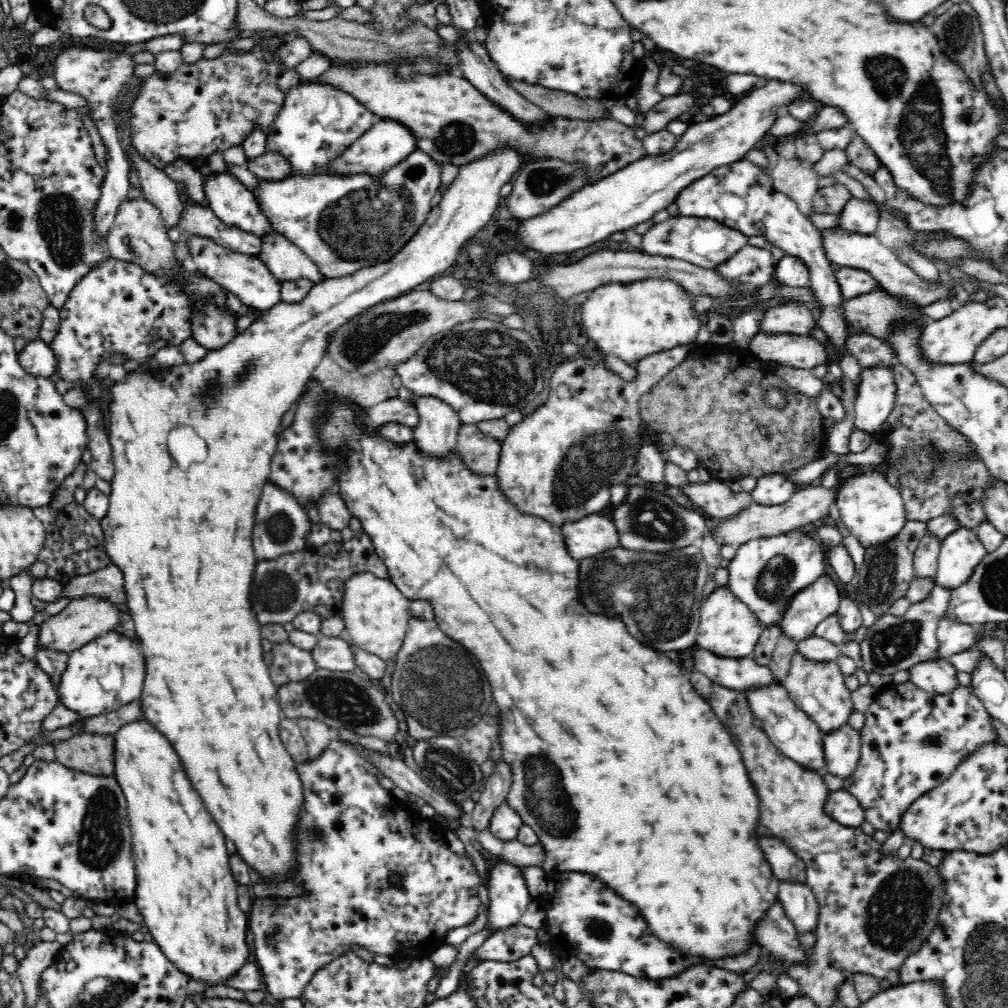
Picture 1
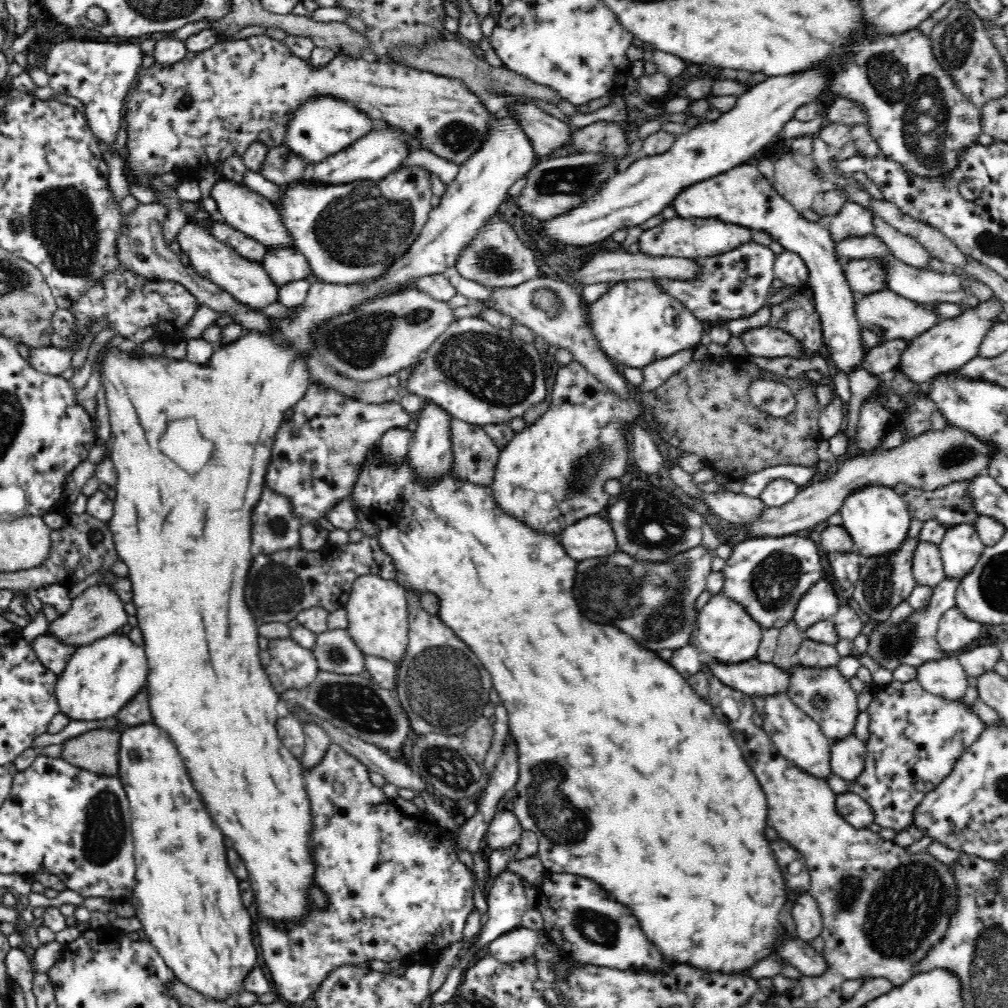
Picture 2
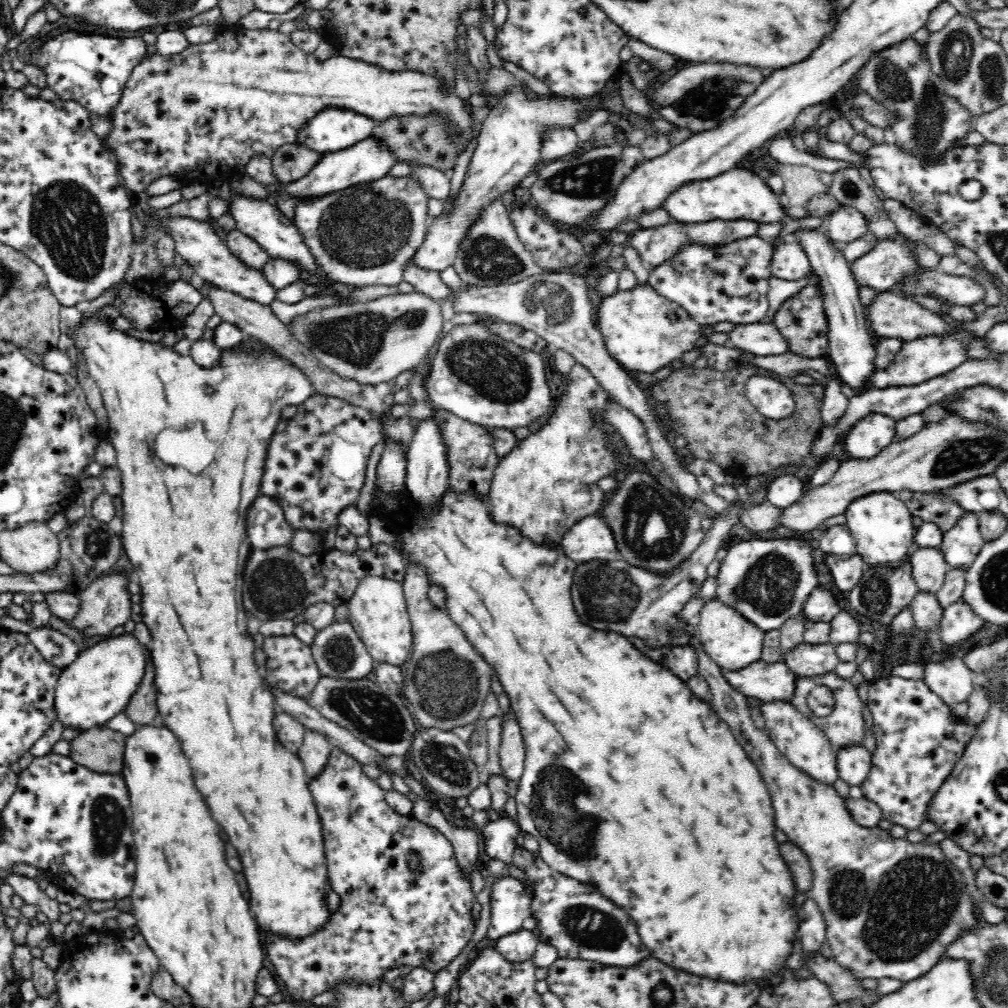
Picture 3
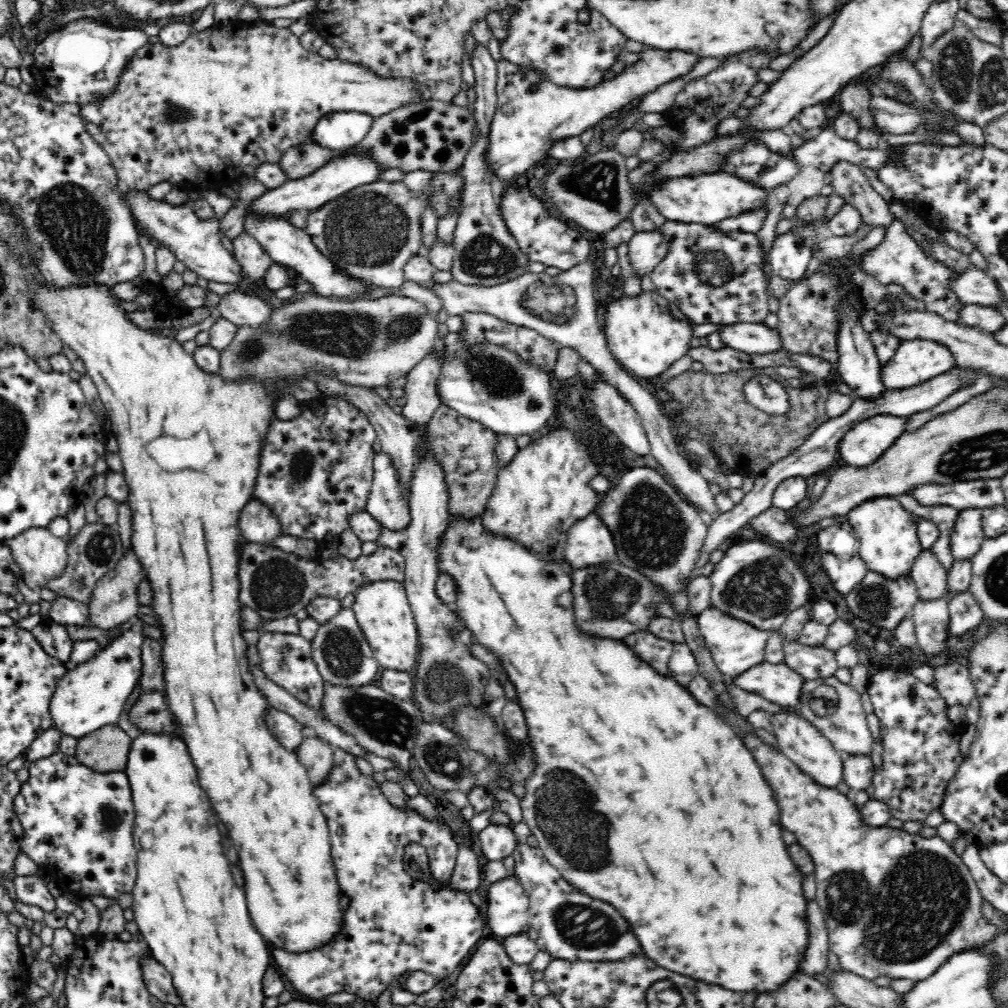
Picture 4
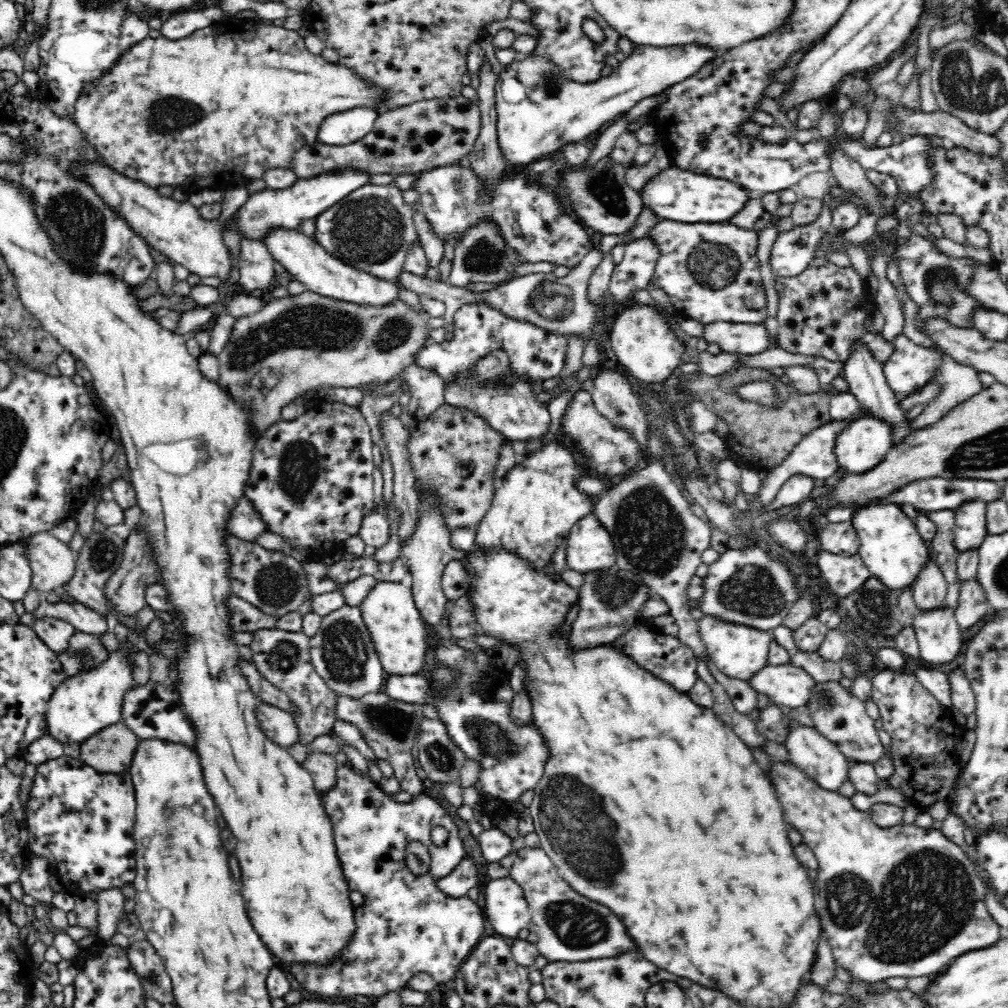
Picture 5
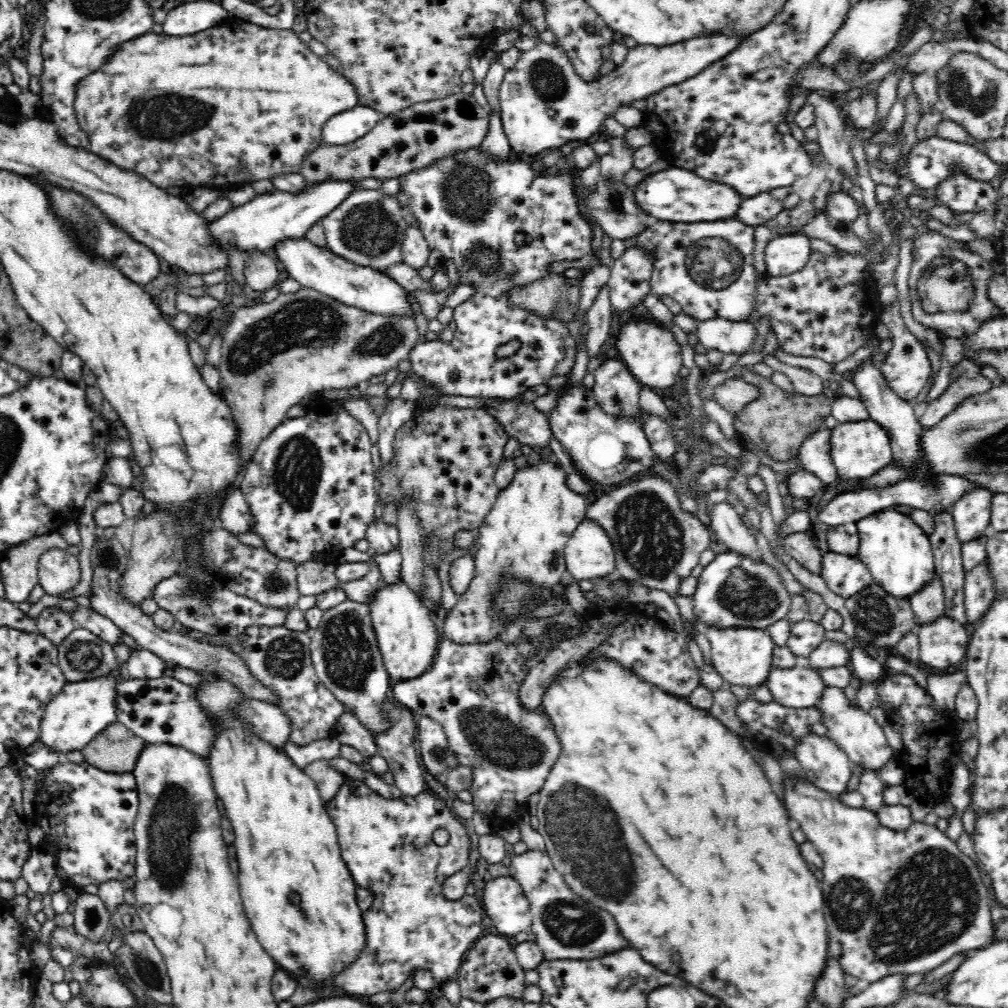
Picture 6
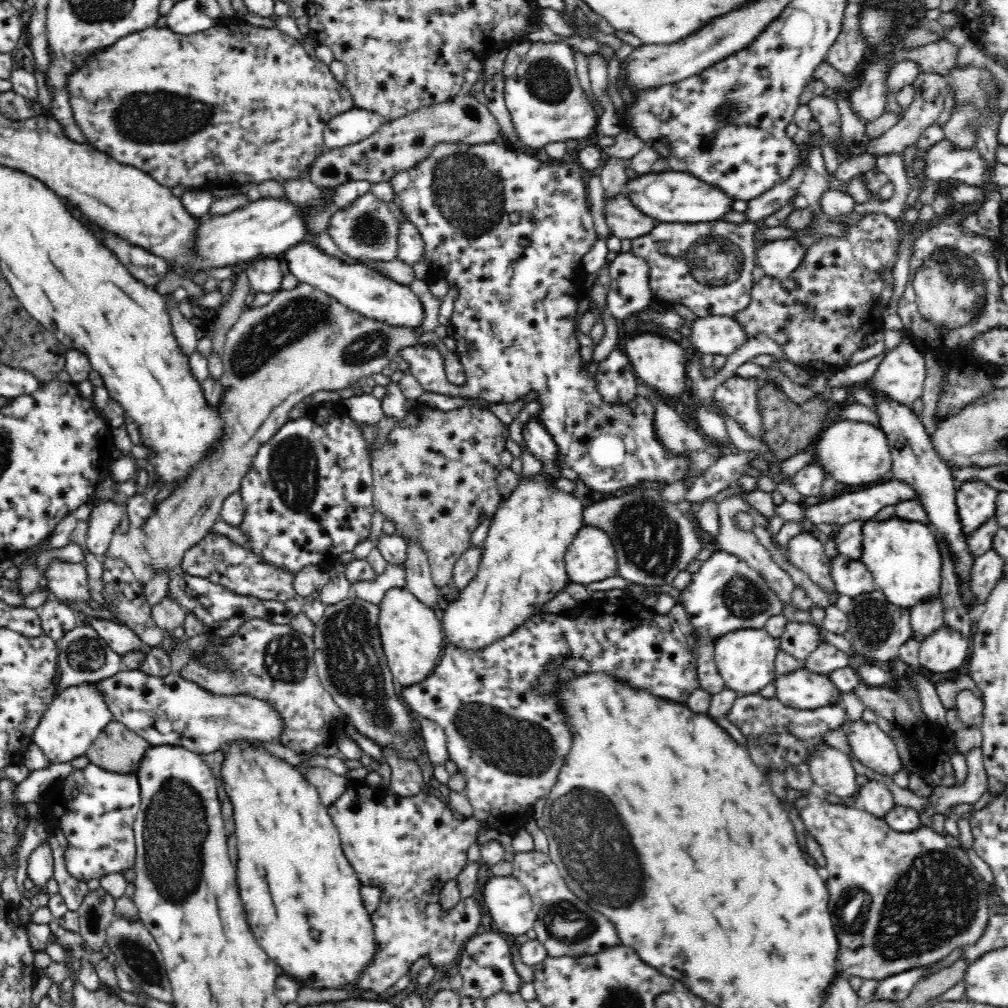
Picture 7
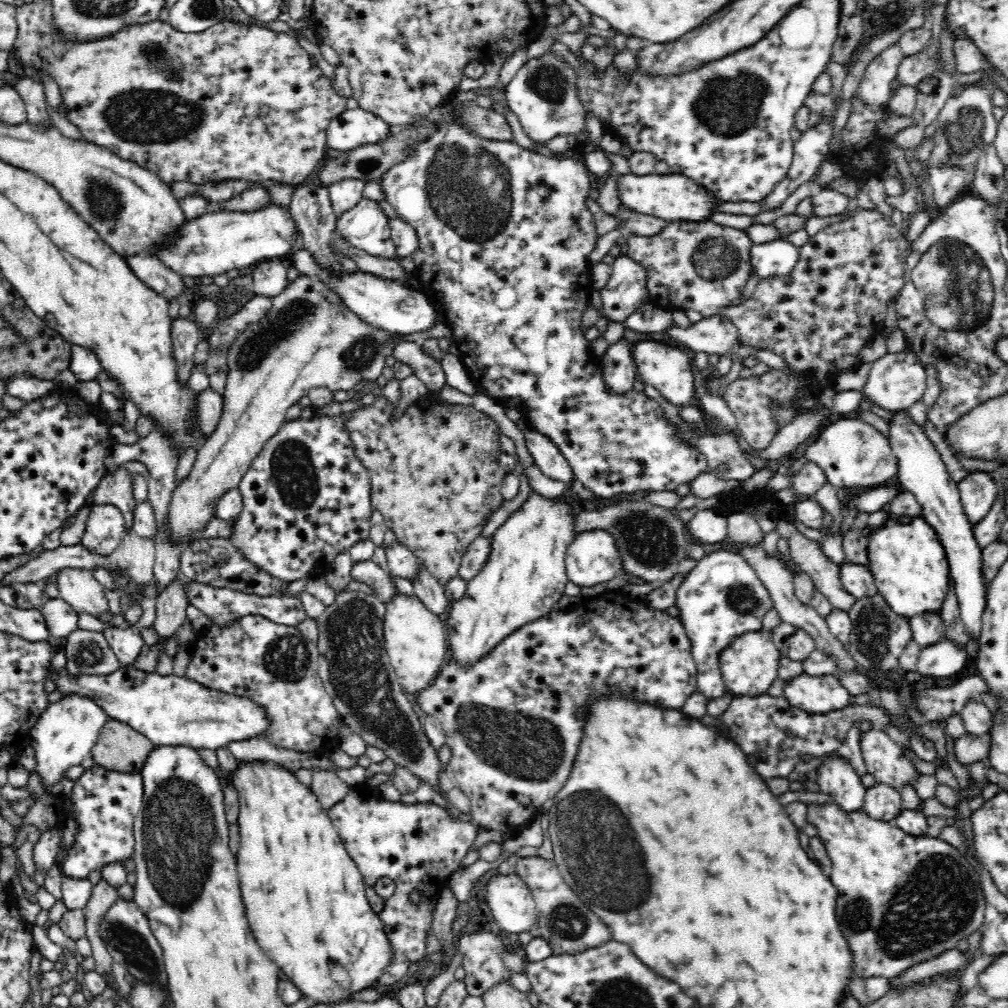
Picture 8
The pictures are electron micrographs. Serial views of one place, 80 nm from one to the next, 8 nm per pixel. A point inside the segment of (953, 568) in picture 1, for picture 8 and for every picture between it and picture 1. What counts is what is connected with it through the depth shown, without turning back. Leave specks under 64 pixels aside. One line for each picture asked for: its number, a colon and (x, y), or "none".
2: (961, 548)
3: (961, 544)
4: (966, 539)
5: (970, 530)
6: (971, 513)
7: (975, 501)
8: (977, 491)

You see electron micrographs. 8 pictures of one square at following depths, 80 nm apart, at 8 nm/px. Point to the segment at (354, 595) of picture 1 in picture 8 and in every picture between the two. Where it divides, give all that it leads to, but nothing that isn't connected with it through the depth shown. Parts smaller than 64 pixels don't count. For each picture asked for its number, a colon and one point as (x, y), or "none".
2: (377, 609)
3: (378, 609)
4: (381, 608)
5: (401, 640)
6: (404, 629)
7: (411, 634)
8: (415, 639)

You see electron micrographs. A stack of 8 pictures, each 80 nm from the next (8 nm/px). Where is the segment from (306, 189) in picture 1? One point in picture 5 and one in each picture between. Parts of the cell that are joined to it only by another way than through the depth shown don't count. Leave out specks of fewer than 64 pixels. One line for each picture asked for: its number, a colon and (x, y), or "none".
2: (348, 232)
3: (361, 236)
4: (369, 233)
5: (372, 229)

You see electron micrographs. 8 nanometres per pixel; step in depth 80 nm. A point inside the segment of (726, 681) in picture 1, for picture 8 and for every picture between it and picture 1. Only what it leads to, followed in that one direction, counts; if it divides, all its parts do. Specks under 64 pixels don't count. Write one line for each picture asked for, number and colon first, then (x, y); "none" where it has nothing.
2: (751, 677)
3: (762, 680)
4: (776, 682)
5: (784, 684)
6: (798, 687)
7: (801, 689)
8: (810, 693)

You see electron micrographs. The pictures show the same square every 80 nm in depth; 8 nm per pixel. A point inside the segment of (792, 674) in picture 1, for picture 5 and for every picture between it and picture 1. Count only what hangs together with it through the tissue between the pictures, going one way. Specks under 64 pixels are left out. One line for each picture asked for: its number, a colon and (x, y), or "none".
2: (836, 716)
3: (843, 726)
4: (847, 729)
5: (846, 724)

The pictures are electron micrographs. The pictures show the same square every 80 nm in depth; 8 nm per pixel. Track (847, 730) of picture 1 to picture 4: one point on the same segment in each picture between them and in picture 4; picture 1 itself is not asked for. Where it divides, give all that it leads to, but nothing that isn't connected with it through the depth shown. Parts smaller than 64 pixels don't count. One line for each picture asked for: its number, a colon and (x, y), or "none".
2: (847, 754)
3: (852, 762)
4: (857, 769)

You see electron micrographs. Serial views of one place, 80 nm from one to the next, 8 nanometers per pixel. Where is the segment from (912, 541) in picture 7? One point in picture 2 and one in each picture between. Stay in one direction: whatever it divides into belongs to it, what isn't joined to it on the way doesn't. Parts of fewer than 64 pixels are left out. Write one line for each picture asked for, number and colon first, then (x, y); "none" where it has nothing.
2: (876, 517)
3: (881, 523)
4: (888, 542)
5: (891, 547)
6: (898, 554)

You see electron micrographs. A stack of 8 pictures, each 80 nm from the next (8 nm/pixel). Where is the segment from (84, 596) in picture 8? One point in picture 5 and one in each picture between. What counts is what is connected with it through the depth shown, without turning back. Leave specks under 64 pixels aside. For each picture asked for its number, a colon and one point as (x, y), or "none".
5: (53, 563)
6: (59, 571)
7: (69, 581)

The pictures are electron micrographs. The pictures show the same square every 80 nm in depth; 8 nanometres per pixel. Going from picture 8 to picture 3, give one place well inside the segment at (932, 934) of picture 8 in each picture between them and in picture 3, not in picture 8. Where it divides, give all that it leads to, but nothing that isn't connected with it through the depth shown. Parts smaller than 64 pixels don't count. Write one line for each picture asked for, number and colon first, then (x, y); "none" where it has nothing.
3: (891, 907)
4: (898, 905)
5: (901, 901)
6: (896, 902)
7: (921, 898)

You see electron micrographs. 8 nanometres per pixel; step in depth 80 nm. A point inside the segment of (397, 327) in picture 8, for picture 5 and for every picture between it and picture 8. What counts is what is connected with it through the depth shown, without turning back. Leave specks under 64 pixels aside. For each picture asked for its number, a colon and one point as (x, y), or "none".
5: (307, 261)
6: (317, 267)
7: (370, 293)

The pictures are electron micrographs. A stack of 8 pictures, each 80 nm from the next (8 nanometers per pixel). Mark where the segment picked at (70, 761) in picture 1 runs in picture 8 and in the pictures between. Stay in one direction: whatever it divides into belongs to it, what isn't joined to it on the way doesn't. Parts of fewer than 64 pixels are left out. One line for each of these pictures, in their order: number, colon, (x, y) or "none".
2: (96, 750)
3: (101, 749)
4: (104, 750)
5: (110, 750)
6: (116, 749)
7: (117, 749)
8: (120, 748)

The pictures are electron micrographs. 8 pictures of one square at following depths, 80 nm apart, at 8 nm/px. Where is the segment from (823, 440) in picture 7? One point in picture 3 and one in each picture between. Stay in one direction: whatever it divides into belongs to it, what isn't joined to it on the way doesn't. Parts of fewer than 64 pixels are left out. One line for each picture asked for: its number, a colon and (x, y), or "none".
3: (875, 431)
4: (862, 444)
5: (863, 443)
6: (858, 449)

